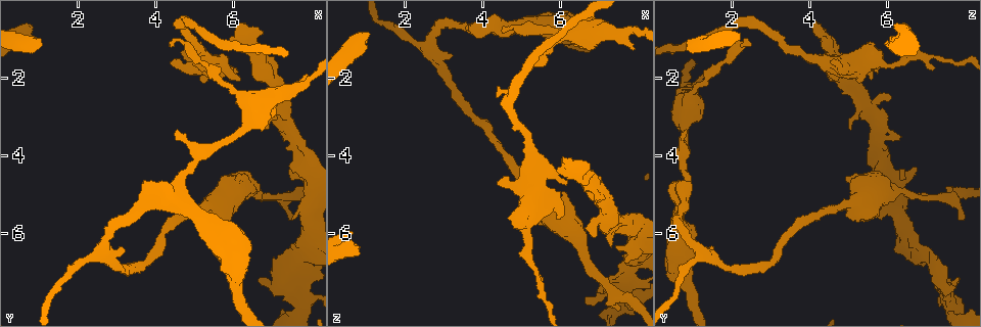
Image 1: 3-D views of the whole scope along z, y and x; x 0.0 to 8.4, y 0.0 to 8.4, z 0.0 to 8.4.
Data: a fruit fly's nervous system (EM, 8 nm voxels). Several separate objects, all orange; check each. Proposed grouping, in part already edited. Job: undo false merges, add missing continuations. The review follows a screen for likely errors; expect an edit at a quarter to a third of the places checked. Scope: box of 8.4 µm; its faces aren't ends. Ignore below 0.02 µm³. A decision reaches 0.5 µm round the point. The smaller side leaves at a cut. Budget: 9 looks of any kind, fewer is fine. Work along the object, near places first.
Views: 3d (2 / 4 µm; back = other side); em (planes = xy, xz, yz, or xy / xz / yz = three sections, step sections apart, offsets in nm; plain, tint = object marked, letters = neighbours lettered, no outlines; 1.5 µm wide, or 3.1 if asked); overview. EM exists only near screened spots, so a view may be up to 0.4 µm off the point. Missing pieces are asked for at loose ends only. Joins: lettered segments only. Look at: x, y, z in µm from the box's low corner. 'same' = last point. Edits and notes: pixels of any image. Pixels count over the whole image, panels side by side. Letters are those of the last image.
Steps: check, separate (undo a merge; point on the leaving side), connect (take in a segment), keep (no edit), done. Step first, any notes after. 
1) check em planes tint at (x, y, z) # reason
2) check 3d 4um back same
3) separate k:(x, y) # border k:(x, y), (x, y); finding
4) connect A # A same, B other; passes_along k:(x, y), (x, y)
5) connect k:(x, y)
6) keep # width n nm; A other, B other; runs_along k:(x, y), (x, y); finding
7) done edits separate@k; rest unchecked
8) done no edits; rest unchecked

check em planes letters at (5.50, 1.80, 7.20) # thin end

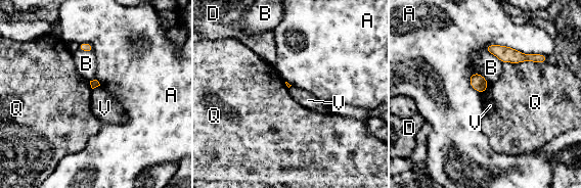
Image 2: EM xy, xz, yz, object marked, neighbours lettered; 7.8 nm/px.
keep # A other, B other, D other, Q other, V other; border 2:(99, 85), (92, 89); no lettered segment goes on from it

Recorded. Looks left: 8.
check em planes tint at (4.65, 3.40, 0.80) # tapers out

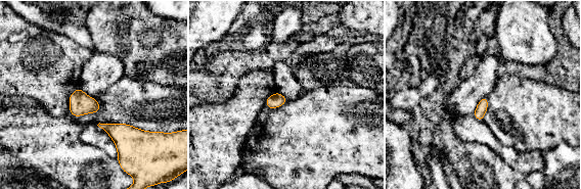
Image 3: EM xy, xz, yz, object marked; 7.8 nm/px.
check em planes letters same # see the neighbours

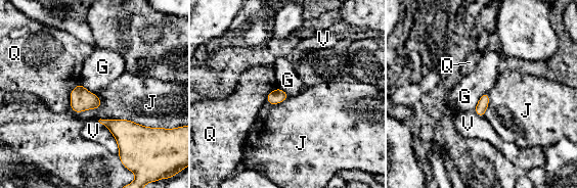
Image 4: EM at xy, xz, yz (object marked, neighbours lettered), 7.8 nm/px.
keep # longest_contact J 420 nm; G other, J other, Q other, V other; no lettered segment goes on from it

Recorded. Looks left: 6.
check 3d 4um at (7.55, 2.25, 0.85) # sudden change in width

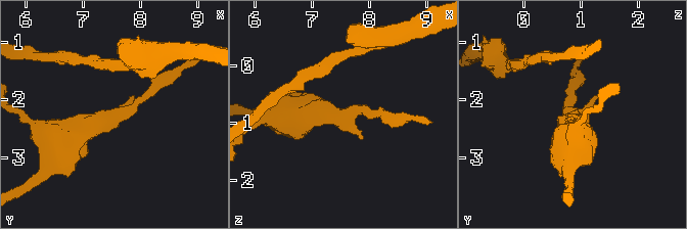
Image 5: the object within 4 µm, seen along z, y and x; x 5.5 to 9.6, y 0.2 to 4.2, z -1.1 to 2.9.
check em xz step 8 letters at (7.60, 2.30, 0.85)

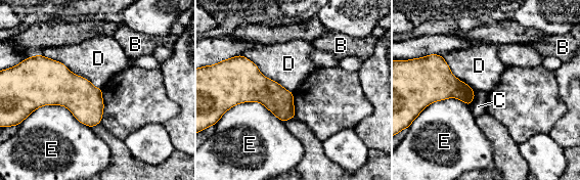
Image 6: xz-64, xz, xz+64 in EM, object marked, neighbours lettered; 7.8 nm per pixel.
keep # width 260 nm; B other, C other, D other, E other; one cell here

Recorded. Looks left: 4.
check em planes letters at (1.10, 1.20, 0.85) # branch stops here

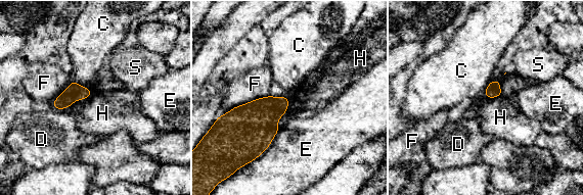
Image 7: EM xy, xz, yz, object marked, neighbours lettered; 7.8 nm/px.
keep # C other, D other, E other, F other, H other, S other; border 7:(502, 95), (486, 97); no lettered segment goes on from it

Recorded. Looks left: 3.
done no edits; rest unchecked

